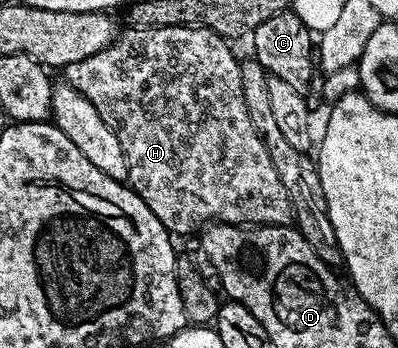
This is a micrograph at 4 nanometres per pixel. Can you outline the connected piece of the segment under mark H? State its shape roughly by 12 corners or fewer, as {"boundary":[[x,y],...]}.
{"boundary":[[139,27],[63,71],[174,236],[295,219],[238,56]]}

